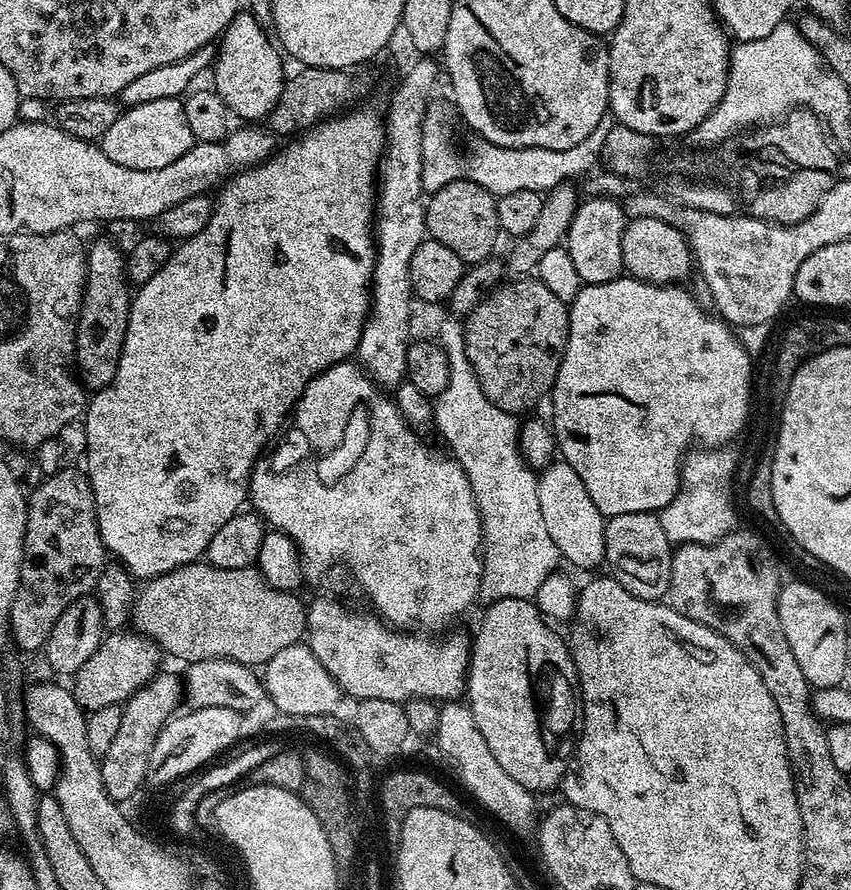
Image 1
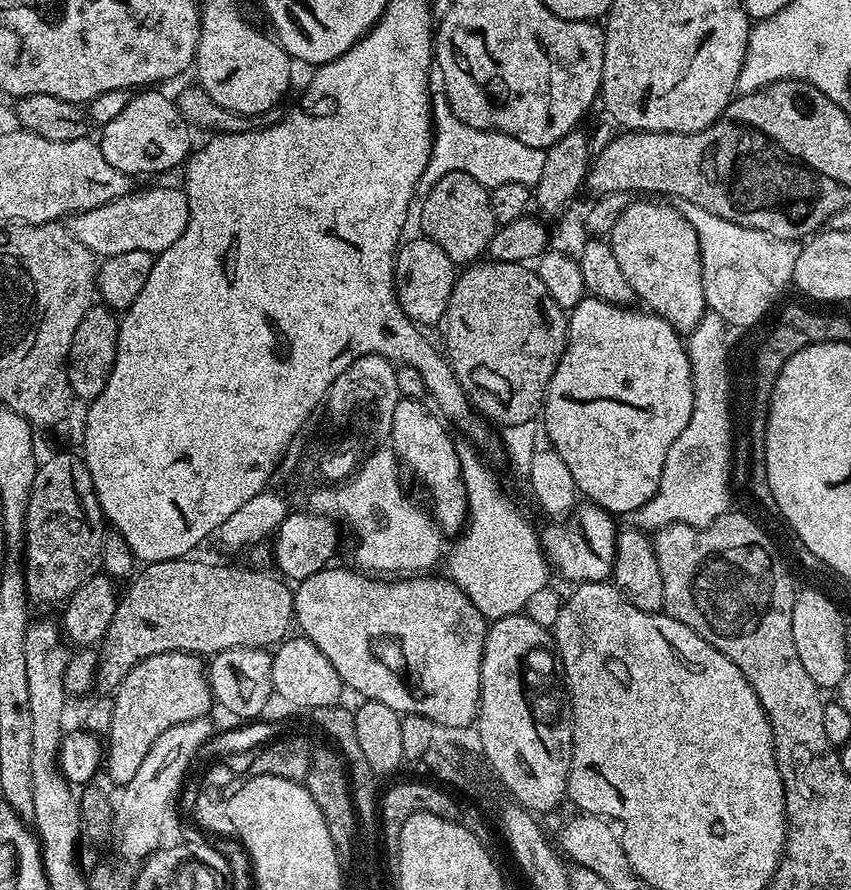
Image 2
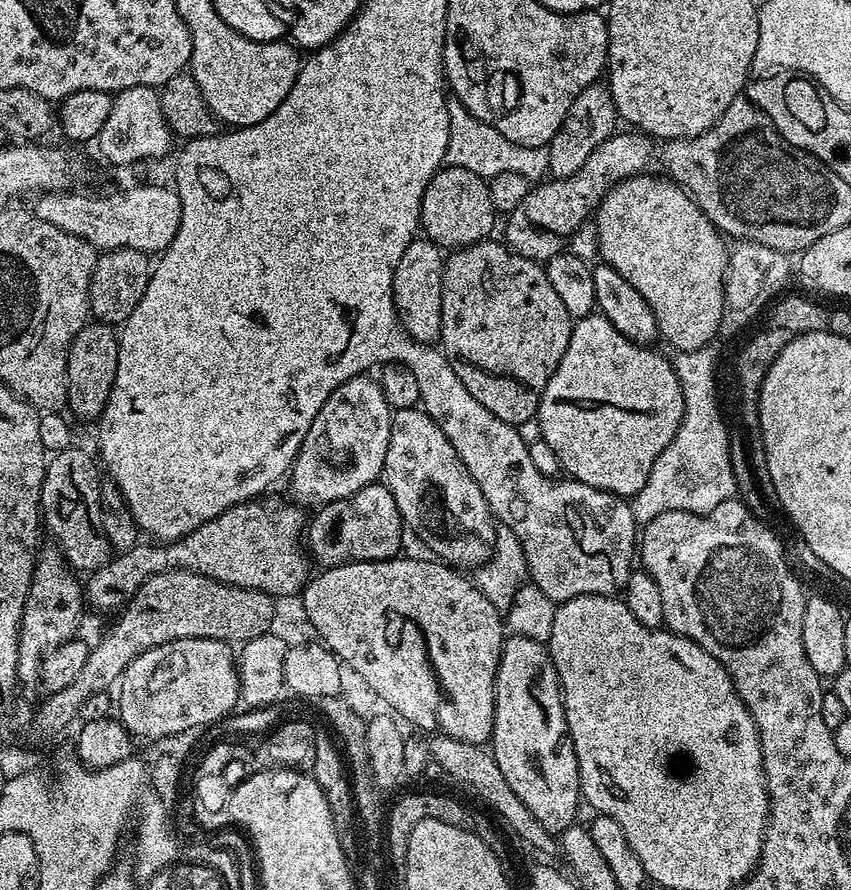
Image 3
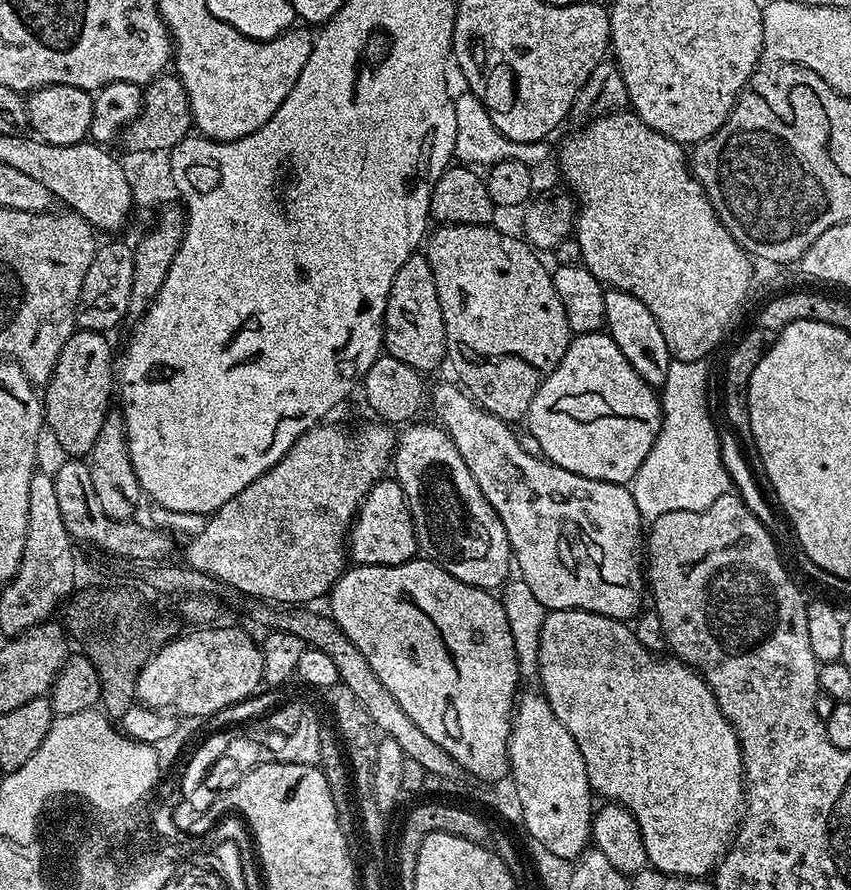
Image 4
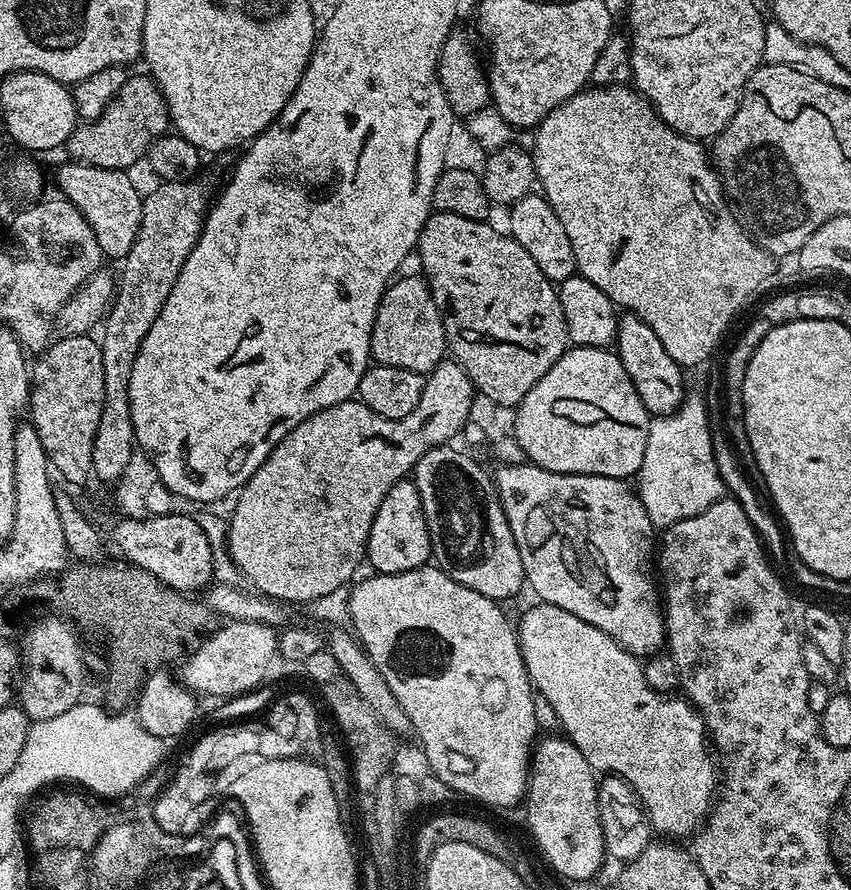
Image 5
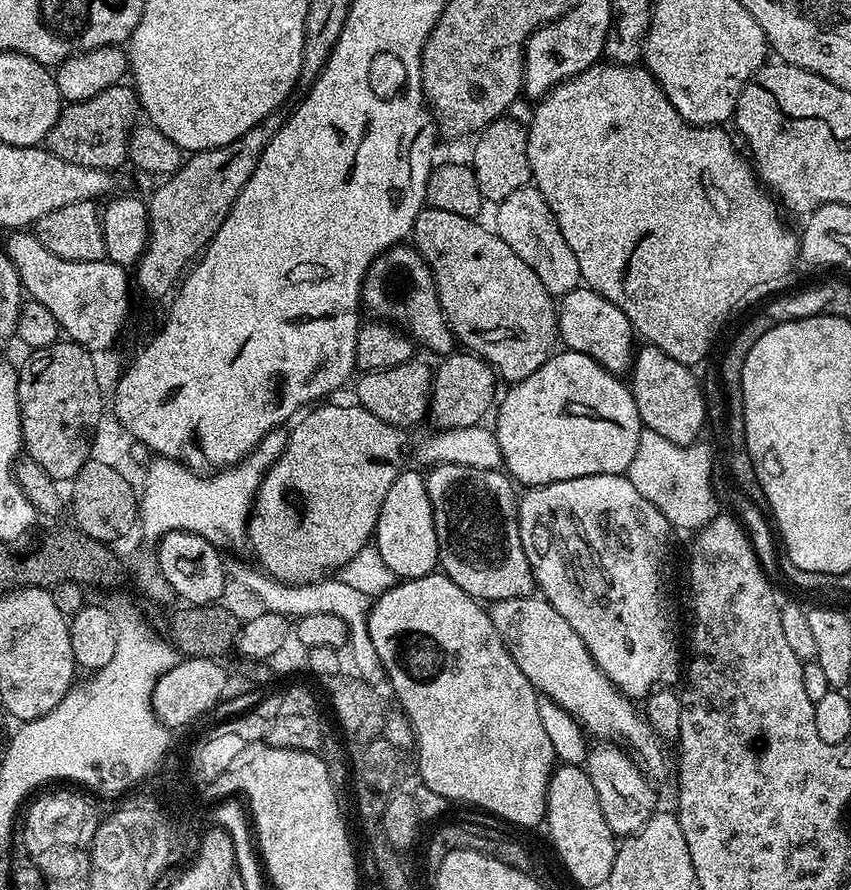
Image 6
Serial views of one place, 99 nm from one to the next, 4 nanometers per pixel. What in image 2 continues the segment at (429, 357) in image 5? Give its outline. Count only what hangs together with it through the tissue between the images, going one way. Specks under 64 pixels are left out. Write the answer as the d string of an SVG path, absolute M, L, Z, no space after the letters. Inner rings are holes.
M427 238L419 239L405 239L397 251L396 297L404 313L416 321L417 325L439 325L448 314L448 303L456 285L458 268L448 257L446 250L442 250L442 246Z

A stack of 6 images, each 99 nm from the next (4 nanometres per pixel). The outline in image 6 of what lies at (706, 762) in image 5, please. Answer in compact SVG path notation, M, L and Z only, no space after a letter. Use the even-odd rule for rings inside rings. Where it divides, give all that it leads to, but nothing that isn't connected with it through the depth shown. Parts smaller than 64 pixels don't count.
M536 594L494 600L488 608L488 616L506 650L510 650L514 662L518 662L518 670L526 674L541 697L562 706L562 710L571 714L589 737L597 736L597 741L623 746L649 777L657 778L663 774L668 764L664 757L665 741L652 731L637 705L635 708L632 705L635 703L606 678L578 630L554 610L550 601Z

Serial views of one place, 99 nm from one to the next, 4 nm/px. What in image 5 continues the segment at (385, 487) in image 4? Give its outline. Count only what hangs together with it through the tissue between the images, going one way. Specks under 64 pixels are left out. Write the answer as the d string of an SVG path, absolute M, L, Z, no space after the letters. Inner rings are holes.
M405 478L390 486L390 494L382 498L374 526L370 526L367 563L376 574L402 574L406 570L425 567L432 560L432 543L422 514L422 498L418 498L415 479Z

